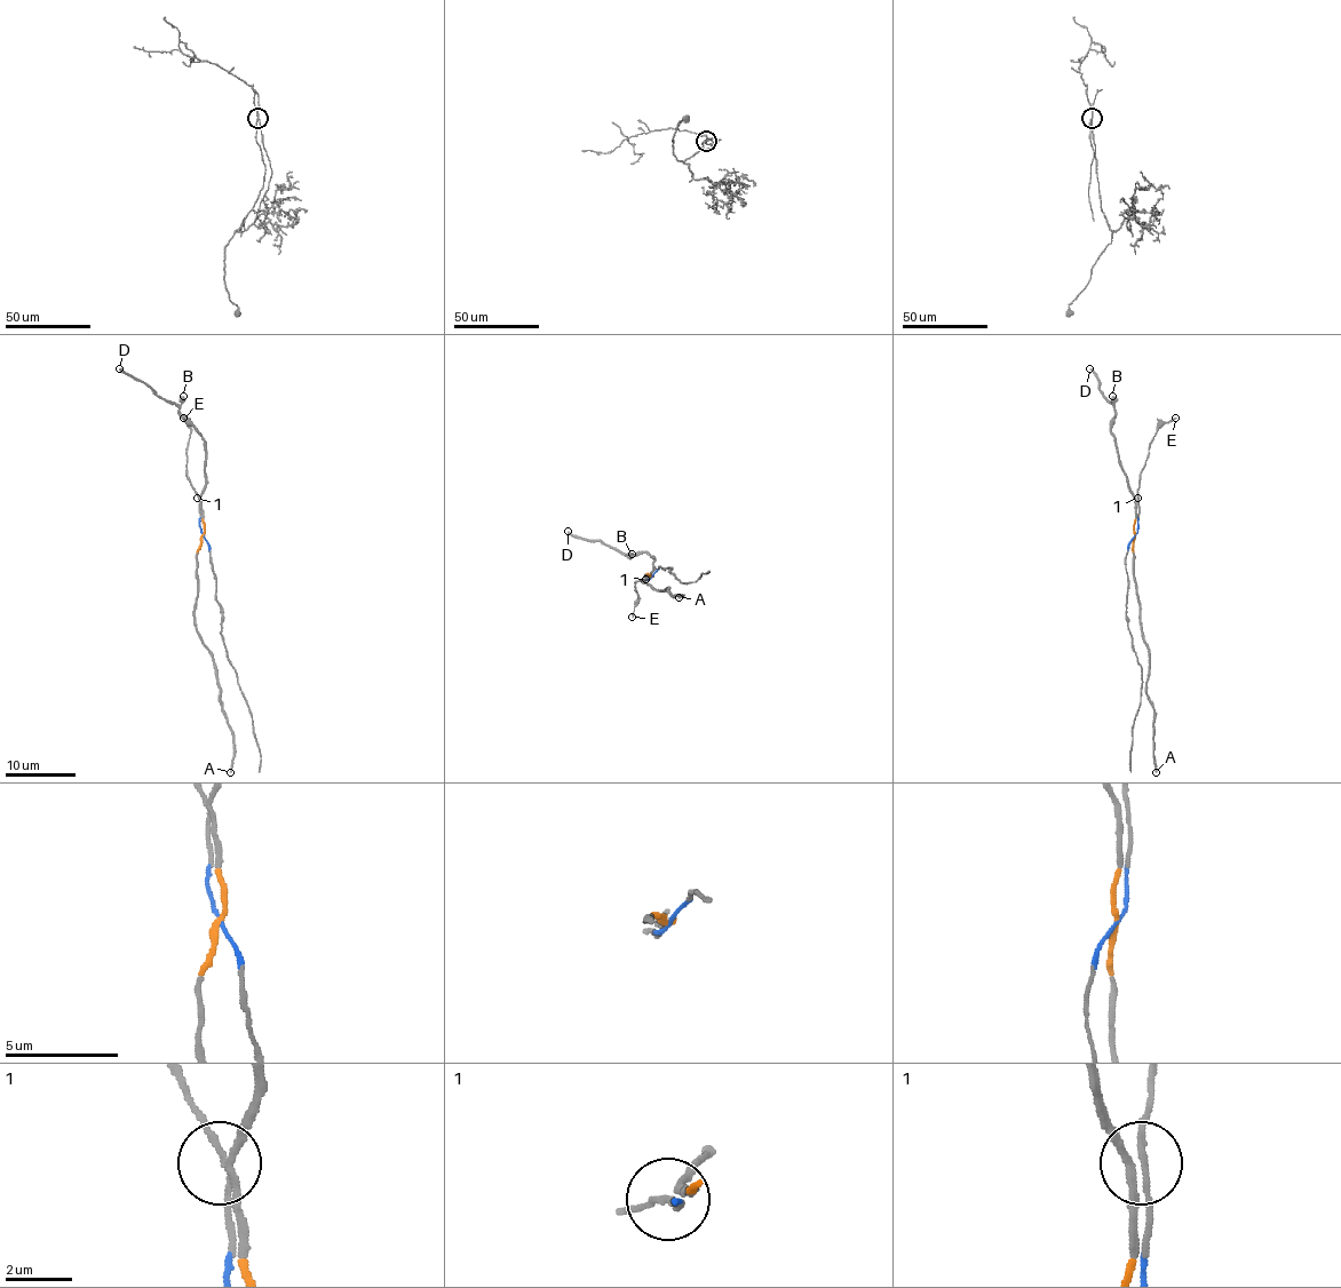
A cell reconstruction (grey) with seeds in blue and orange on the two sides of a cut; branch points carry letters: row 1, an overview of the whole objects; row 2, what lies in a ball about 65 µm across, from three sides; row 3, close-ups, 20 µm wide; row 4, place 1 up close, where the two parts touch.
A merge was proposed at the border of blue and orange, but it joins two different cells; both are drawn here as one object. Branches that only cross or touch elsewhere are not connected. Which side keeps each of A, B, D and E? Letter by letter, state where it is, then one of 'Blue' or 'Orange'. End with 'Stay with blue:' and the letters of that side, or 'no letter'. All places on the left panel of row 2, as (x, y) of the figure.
A: Place: (230, 772). Orange
B: Place: (183, 396). Orange
D: Place: (119, 368). Orange
E: Place: (183, 418). Blue
Stay with blue: E

